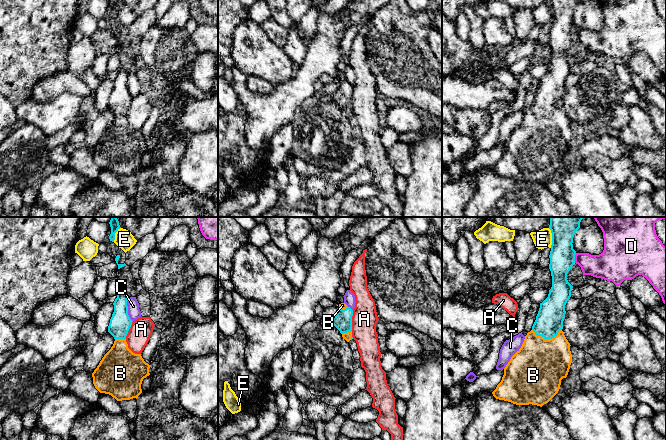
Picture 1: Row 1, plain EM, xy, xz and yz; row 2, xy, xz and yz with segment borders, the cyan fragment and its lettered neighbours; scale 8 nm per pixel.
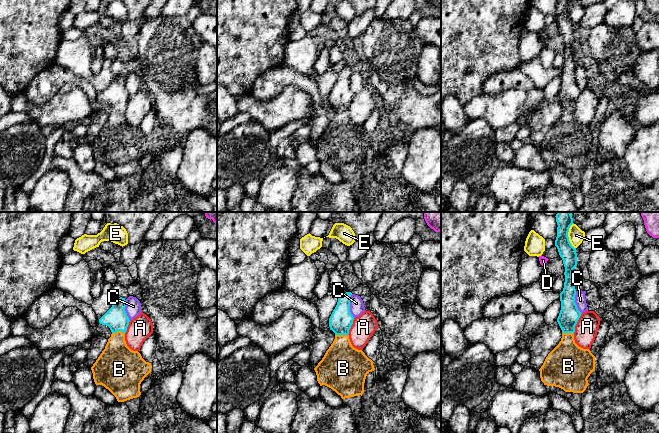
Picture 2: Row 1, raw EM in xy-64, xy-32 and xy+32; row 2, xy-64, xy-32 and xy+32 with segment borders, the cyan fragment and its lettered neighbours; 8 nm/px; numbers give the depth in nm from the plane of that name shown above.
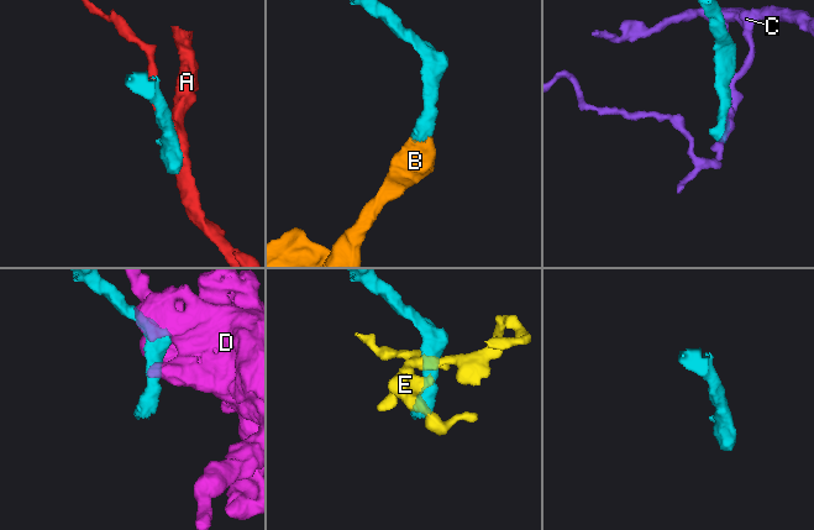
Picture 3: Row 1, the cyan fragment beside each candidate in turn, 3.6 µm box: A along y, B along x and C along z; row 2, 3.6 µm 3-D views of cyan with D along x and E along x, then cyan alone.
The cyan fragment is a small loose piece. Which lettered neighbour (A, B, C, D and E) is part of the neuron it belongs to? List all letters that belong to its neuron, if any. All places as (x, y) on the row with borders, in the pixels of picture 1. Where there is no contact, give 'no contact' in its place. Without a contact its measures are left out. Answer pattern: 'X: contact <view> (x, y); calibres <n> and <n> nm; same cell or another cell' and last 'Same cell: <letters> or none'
A: contact xz (351, 321); calibres 150 and 200 nm; another cell
B: contact yz (547, 338); calibres 220 and 420 nm; same cell
C: contact xy (127, 309); calibres 170 and 100 nm; another cell
D: contact yz (574, 258); calibres 200 and 200 nm; another cell
E: contact yz (552, 238); calibres 260 and 150 nm; another cell
Same cell: B

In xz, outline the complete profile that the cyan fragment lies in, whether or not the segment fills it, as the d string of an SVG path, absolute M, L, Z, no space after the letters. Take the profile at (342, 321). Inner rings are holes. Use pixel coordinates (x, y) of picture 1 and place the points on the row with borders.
M341 303L339 304L337 315L330 319L331 323L340 331L343 339L345 339L347 342L353 339L352 316L353 310L345 303Z

